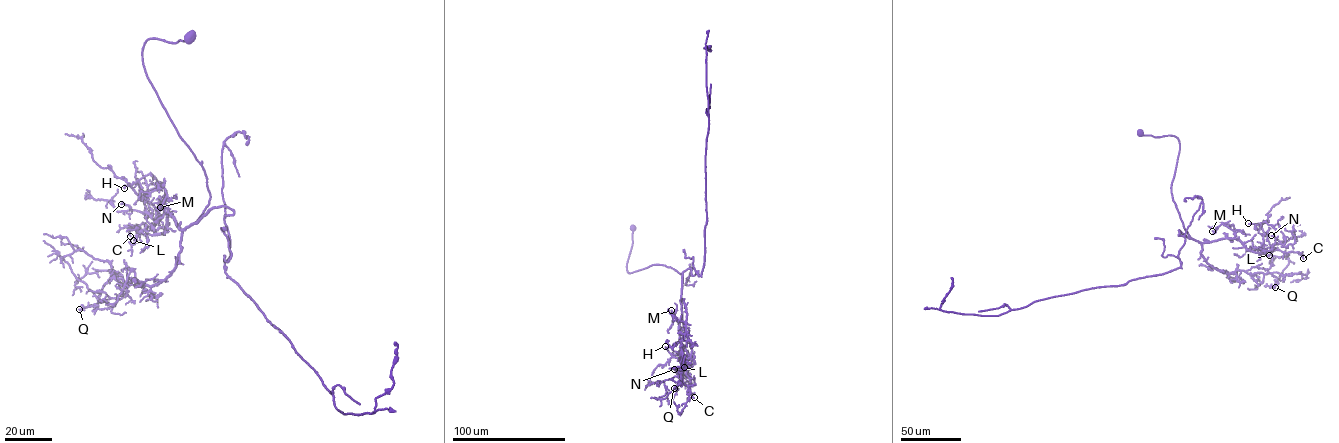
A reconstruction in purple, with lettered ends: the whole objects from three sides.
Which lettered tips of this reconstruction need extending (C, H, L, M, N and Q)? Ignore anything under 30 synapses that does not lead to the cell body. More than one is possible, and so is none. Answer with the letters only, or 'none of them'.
C

